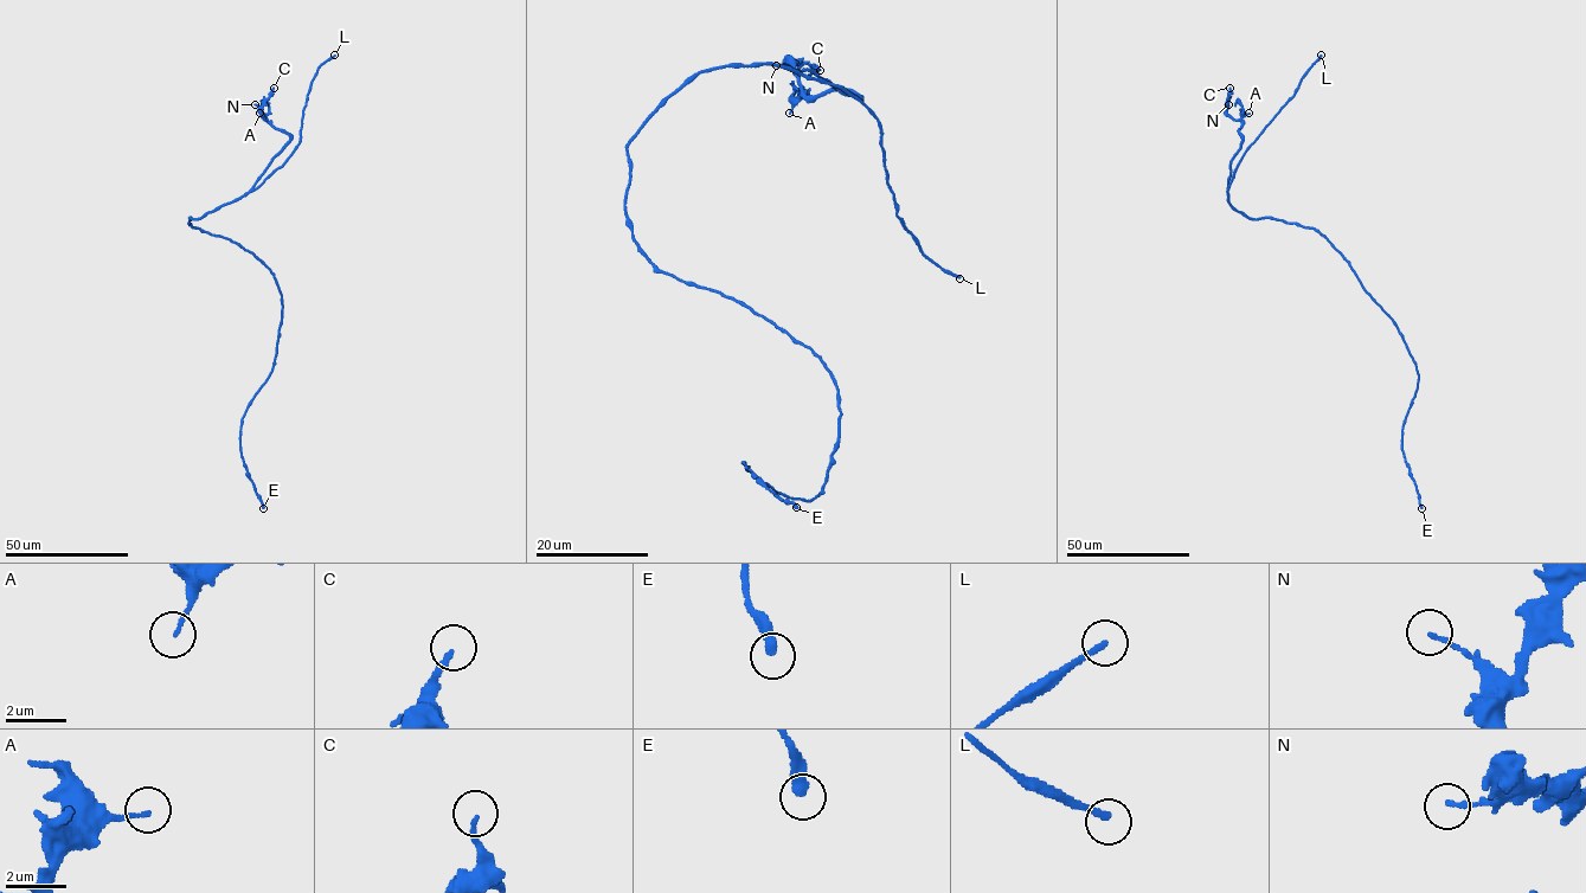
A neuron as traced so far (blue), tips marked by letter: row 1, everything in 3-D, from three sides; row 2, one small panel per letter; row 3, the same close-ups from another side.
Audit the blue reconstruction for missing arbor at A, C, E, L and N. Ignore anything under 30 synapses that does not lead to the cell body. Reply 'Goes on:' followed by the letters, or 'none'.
Goes on: L

